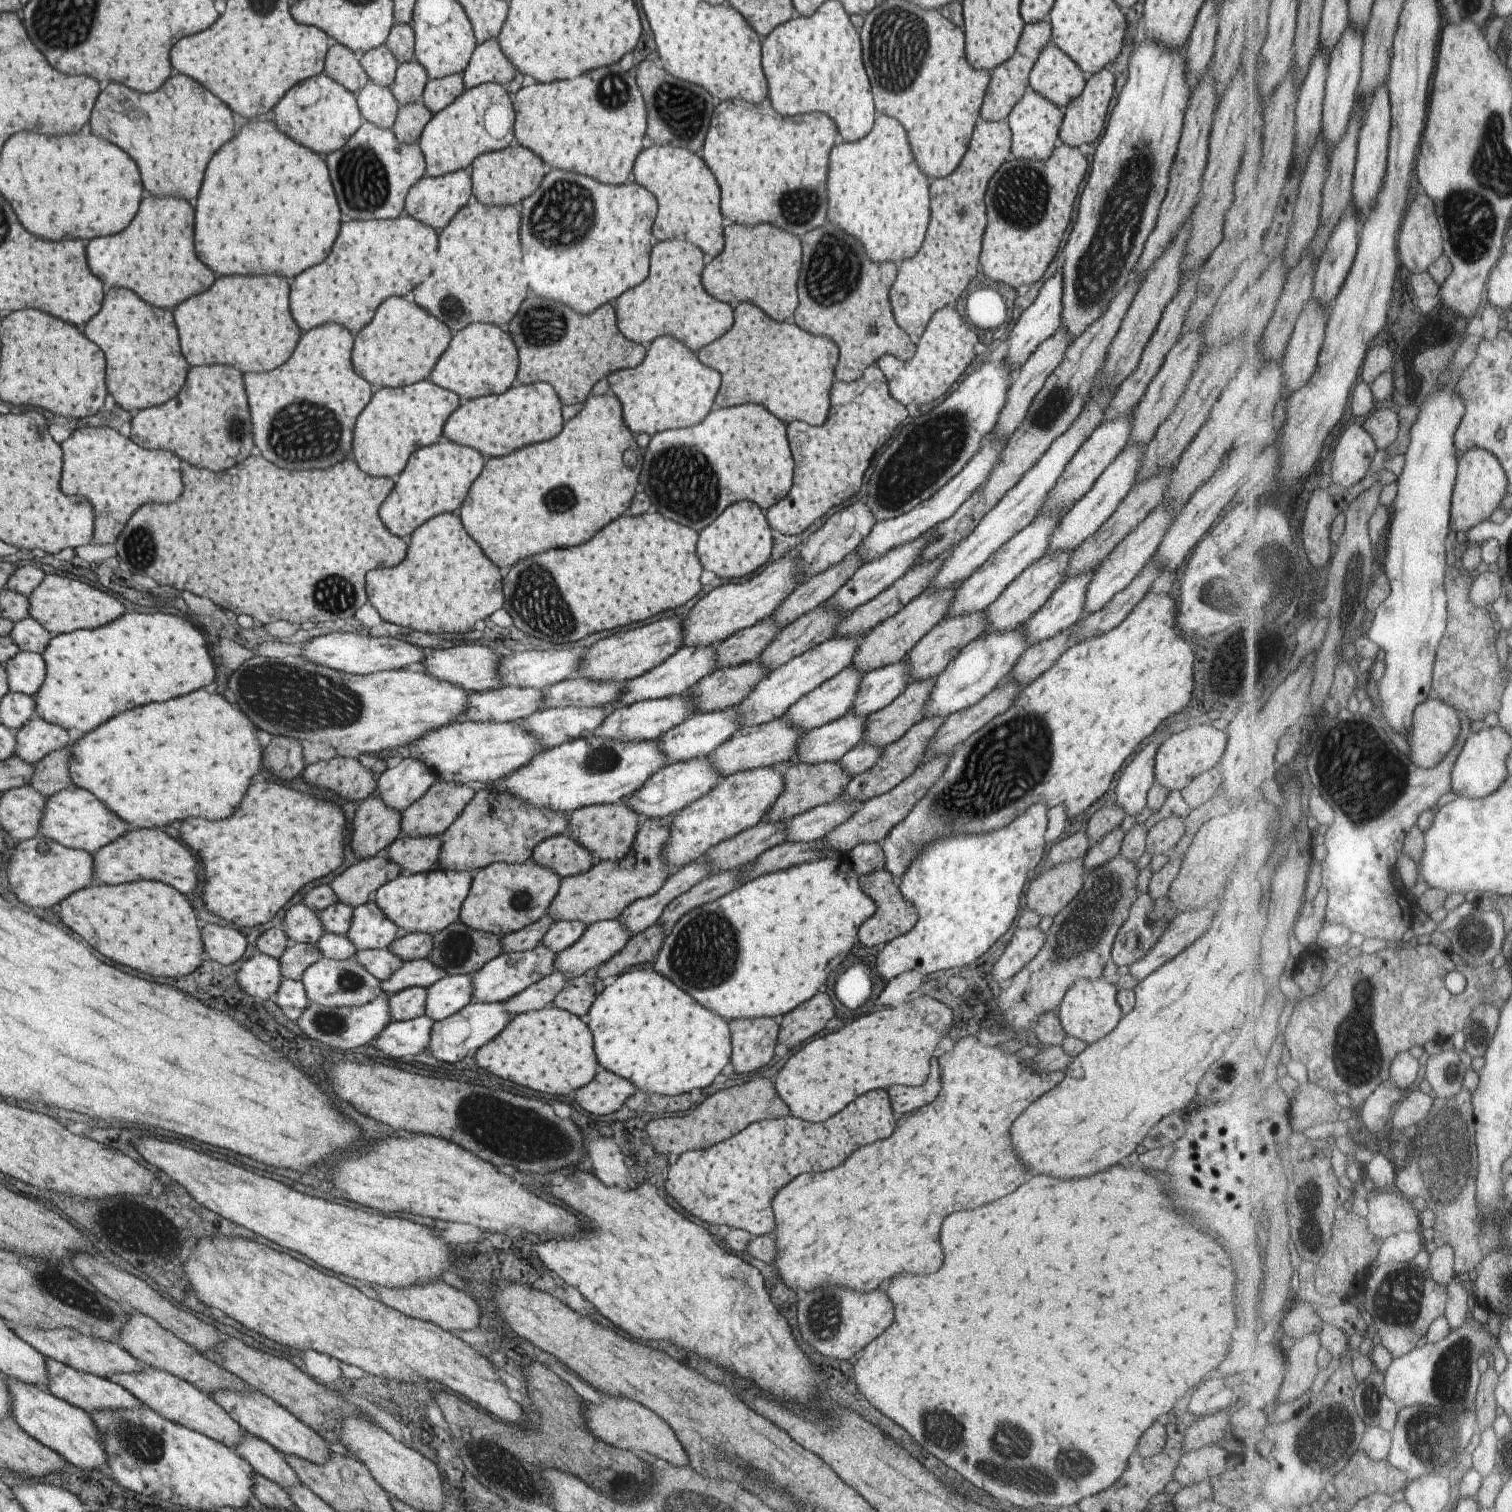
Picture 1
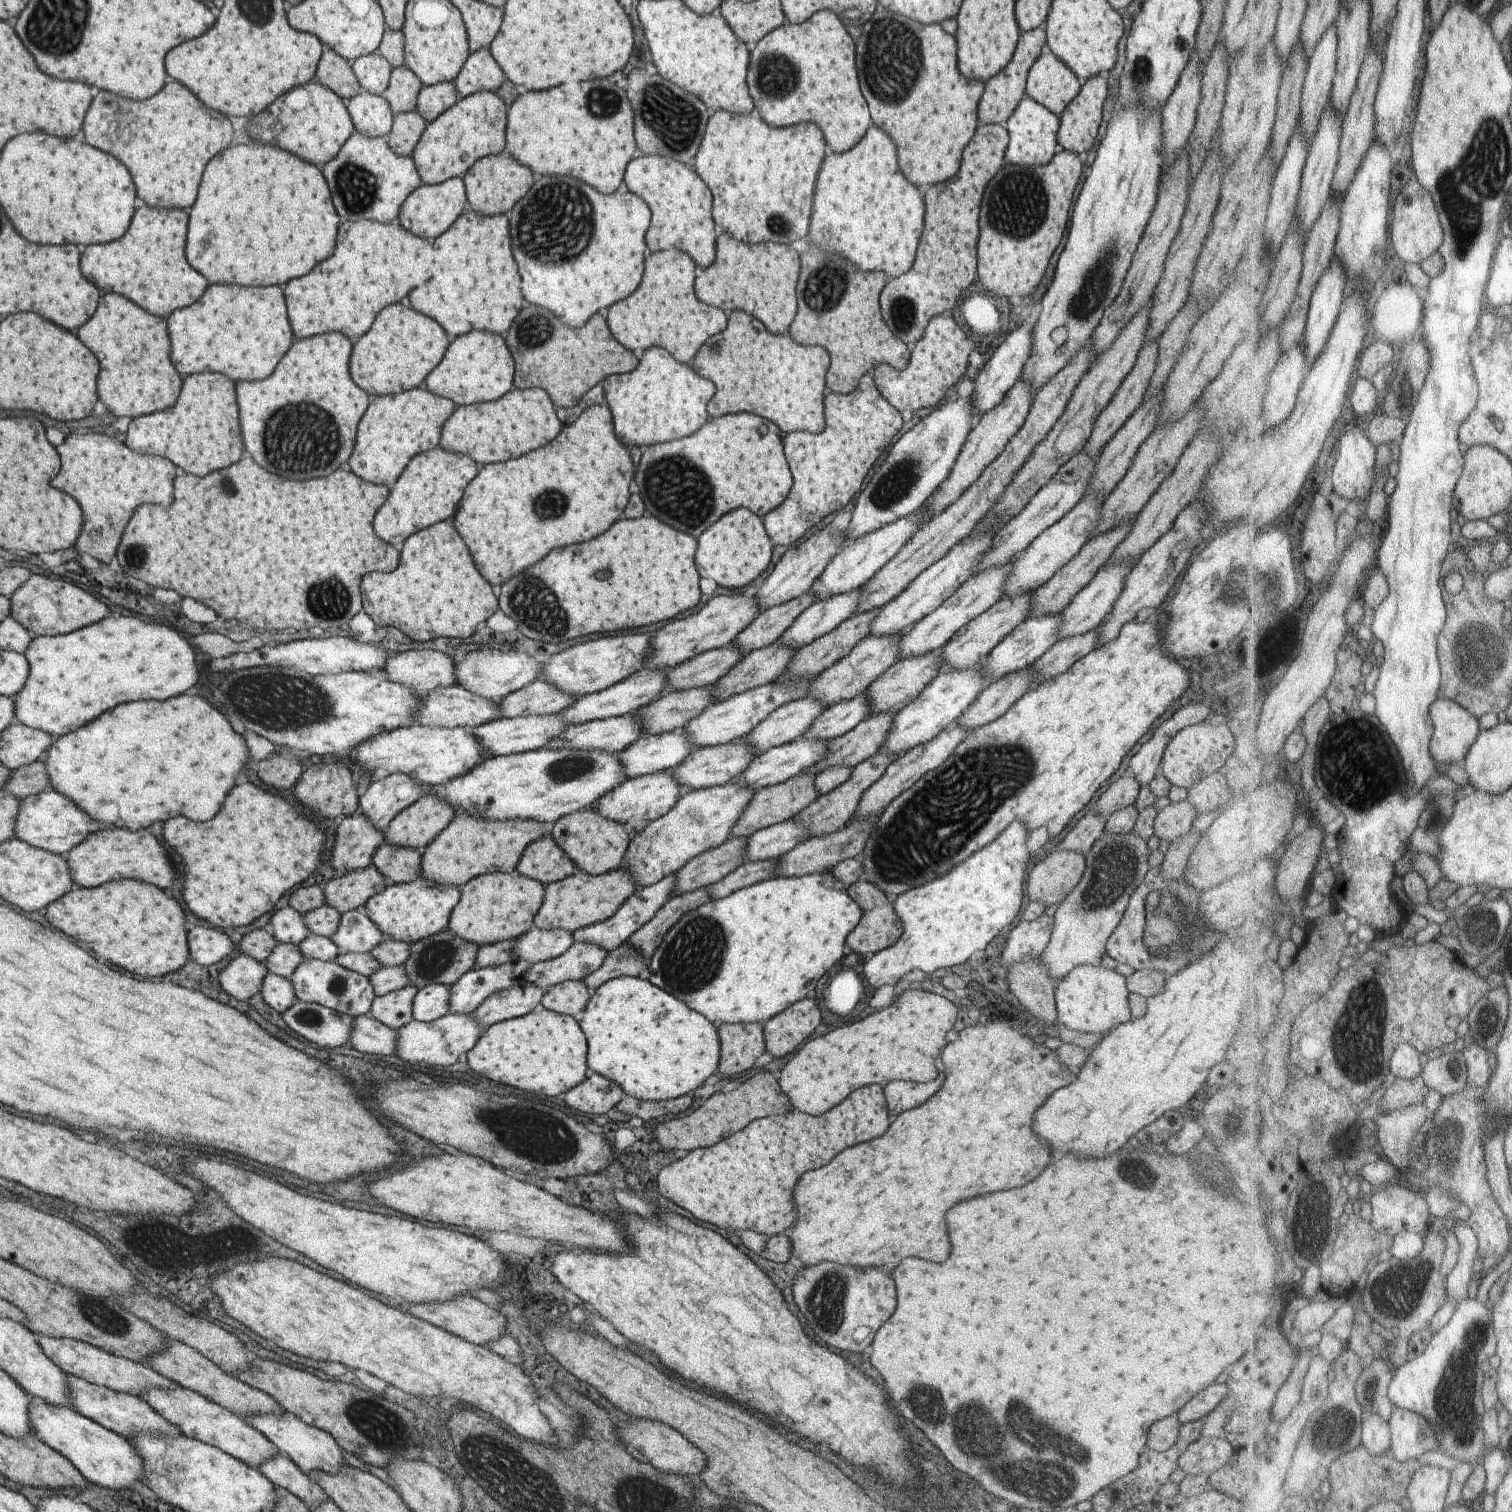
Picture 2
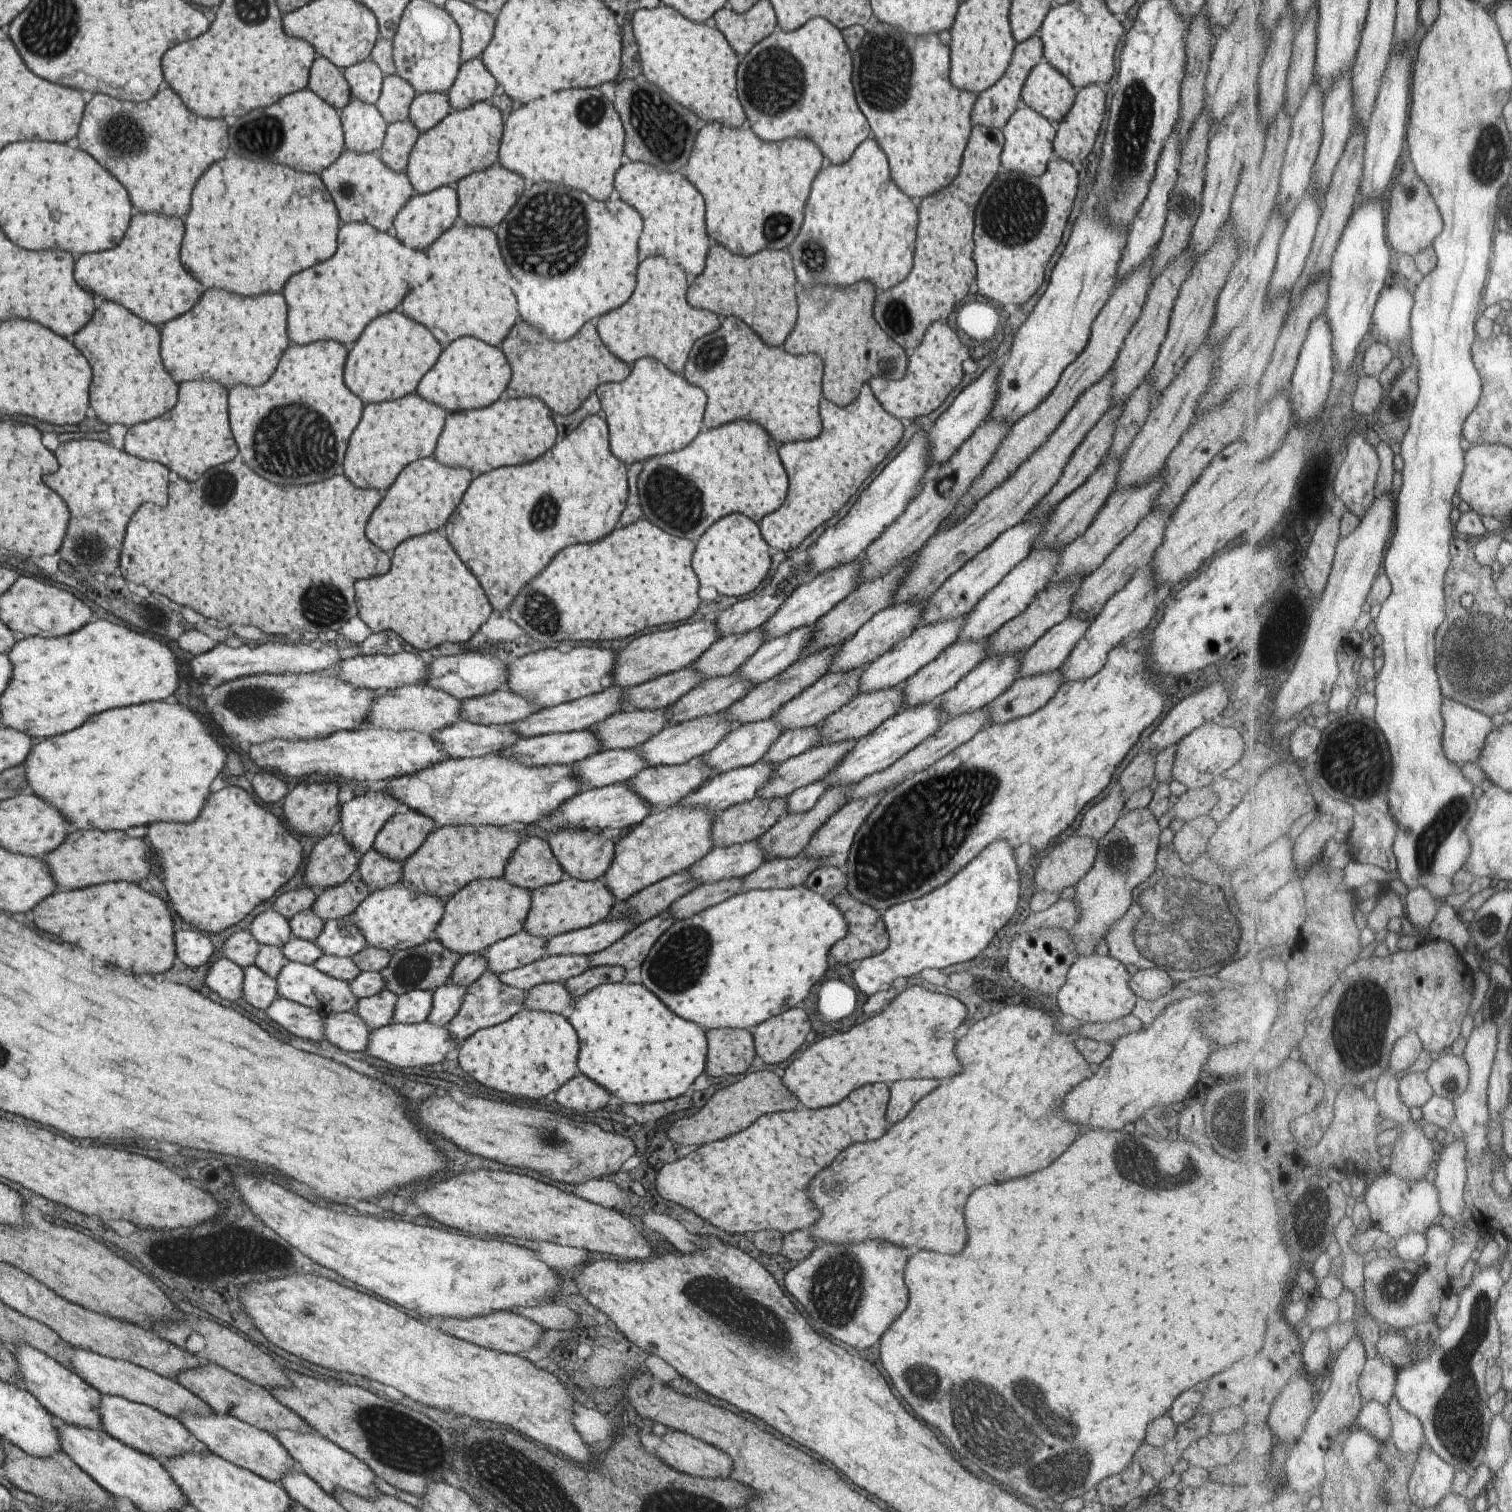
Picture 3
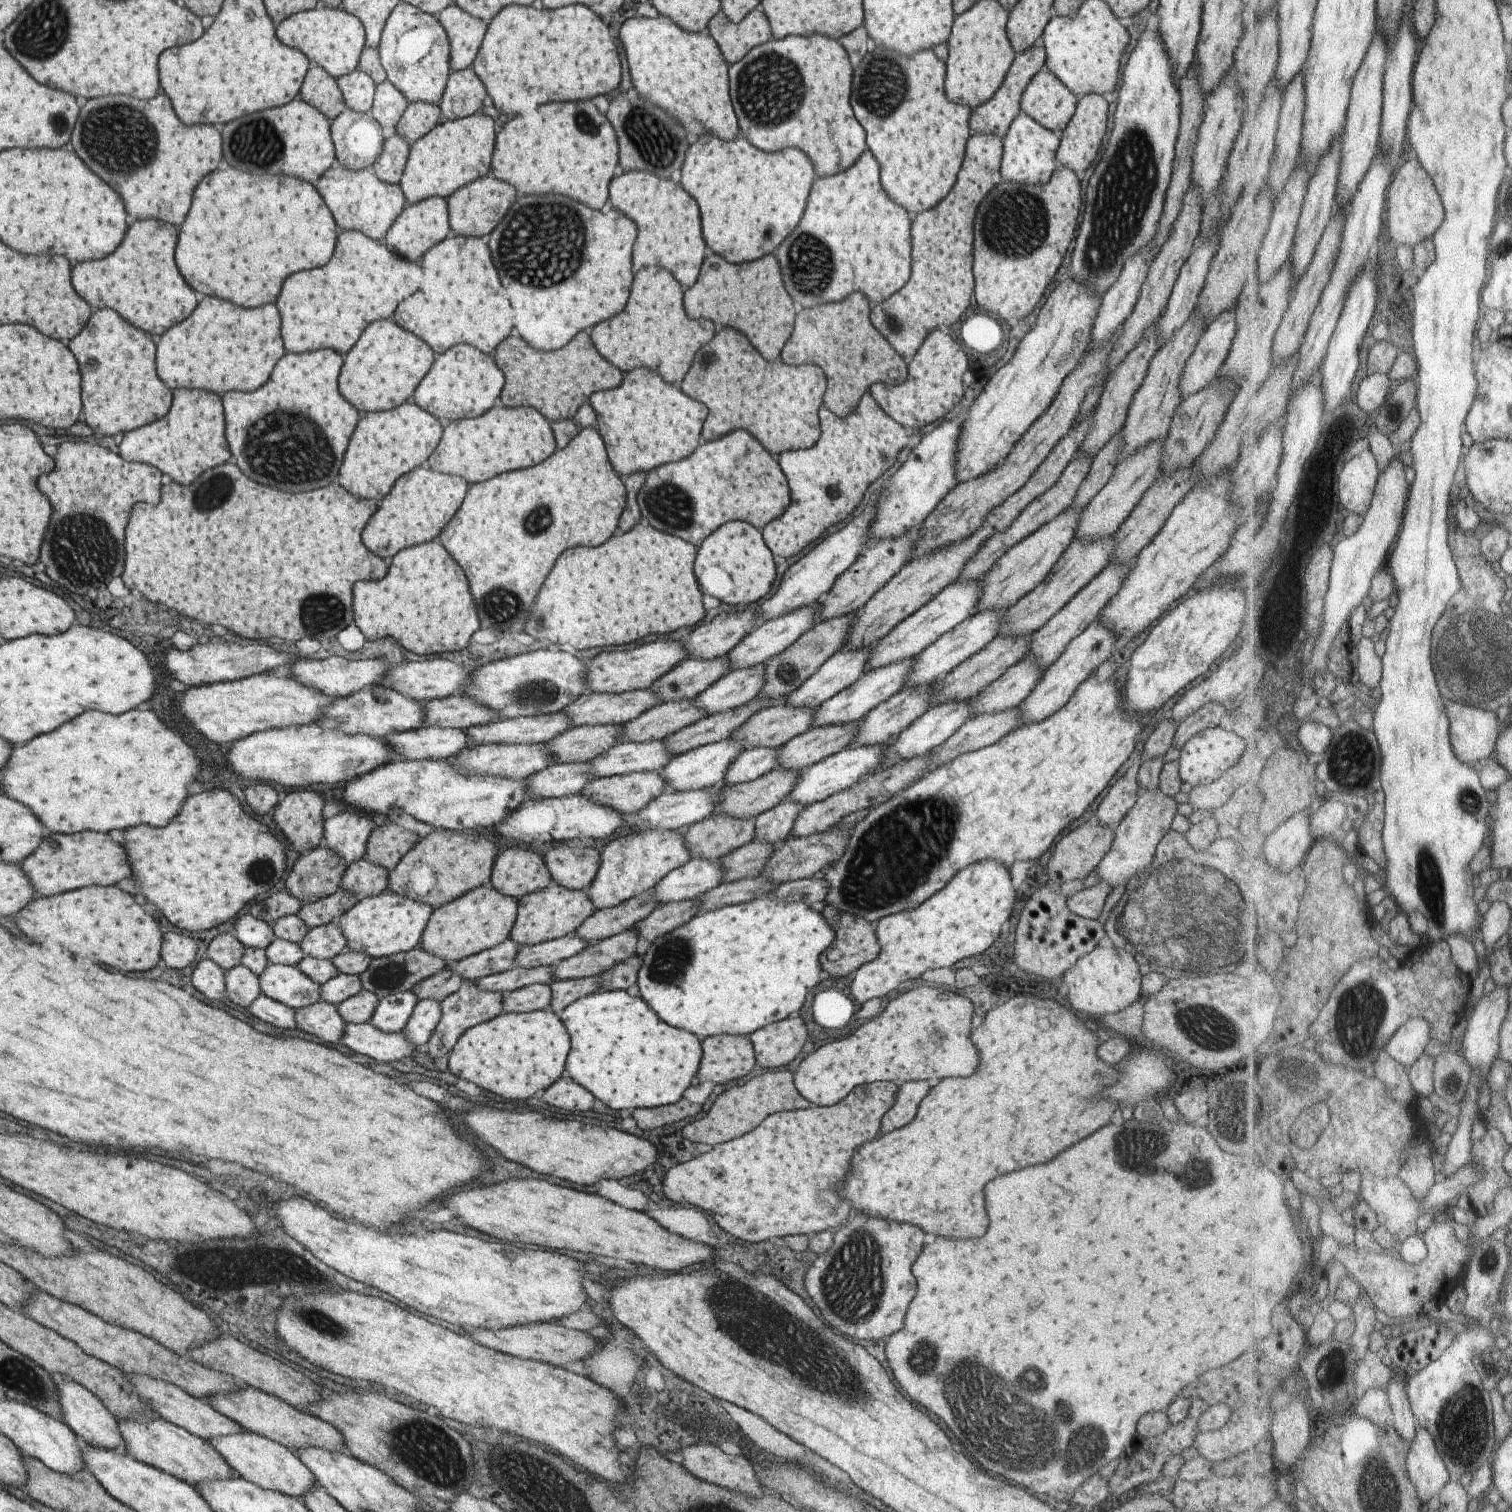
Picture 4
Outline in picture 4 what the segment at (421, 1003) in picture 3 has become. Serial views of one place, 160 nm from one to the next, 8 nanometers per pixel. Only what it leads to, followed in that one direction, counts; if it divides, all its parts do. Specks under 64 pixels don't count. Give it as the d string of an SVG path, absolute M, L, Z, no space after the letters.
M397 991L381 997L367 1023L384 1033L399 1033L417 1002L412 991Z

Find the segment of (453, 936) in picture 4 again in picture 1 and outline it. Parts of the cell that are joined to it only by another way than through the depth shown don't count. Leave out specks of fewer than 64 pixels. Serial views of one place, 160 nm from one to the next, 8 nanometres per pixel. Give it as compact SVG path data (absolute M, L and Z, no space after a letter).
M531 860L524 863L491 863L472 872L471 884L459 909L458 920L469 929L503 936L534 923L546 914L557 892L560 878Z

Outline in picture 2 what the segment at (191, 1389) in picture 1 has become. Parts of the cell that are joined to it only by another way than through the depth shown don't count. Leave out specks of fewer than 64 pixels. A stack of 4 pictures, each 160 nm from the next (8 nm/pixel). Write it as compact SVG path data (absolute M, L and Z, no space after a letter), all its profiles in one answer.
M176 1386L174 1389L145 1389L139 1394L155 1411L158 1411L167 1422L174 1424L181 1434L192 1439L197 1439L202 1443L218 1447L219 1450L231 1455L248 1467L258 1466L267 1459L278 1453L278 1448L261 1434L250 1423L247 1423L242 1416L227 1410L226 1407L219 1406L209 1399L203 1398L200 1394L189 1389Z

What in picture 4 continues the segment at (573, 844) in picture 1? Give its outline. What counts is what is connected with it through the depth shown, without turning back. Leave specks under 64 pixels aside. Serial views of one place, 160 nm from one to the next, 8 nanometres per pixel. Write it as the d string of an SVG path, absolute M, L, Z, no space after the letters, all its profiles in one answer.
M509 846L494 858L489 886L499 894L518 899L551 882L542 858L525 848Z

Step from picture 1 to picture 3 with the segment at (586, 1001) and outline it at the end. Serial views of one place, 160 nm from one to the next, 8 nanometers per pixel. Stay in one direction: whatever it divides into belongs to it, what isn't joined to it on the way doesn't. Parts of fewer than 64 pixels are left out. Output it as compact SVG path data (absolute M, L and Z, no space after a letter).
M541 983L524 991L522 1006L530 1011L549 1011L559 1013L573 1004L567 989L562 983Z

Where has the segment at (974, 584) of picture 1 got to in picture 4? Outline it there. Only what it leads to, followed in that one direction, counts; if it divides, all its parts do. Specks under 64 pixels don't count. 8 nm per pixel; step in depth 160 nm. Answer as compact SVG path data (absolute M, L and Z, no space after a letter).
M914 658L907 659L863 673L847 688L840 690L815 708L810 728L843 725L860 721L872 708L875 708L880 702L886 701L891 695L894 695L901 689L906 674L910 673L910 666L913 661Z

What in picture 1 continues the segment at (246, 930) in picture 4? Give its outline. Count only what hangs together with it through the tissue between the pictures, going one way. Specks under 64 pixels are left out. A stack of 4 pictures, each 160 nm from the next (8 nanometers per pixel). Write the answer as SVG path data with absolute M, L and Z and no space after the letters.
M303 903L287 908L283 914L281 930L290 943L309 943L310 945L314 945L325 933L316 913L309 910Z

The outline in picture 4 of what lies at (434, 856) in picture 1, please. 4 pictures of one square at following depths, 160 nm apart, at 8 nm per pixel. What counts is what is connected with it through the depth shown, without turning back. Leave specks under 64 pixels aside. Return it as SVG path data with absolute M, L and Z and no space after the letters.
M361 857L352 862L341 876L340 886L347 890L355 900L375 897L386 890L389 872L385 868Z

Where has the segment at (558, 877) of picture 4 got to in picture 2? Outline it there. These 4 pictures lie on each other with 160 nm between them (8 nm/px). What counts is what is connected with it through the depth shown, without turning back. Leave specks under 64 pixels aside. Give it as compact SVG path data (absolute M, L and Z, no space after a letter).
M589 807L558 818L553 824L551 836L576 870L588 875L600 875L621 868L625 849L631 839L623 831L621 823L604 819Z

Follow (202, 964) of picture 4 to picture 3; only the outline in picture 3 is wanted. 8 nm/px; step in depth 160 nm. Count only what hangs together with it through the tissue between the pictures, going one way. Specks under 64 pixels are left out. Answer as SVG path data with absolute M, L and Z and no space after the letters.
M218 955L205 973L204 984L219 998L234 1002L242 996L242 978L244 976L243 968L228 958Z

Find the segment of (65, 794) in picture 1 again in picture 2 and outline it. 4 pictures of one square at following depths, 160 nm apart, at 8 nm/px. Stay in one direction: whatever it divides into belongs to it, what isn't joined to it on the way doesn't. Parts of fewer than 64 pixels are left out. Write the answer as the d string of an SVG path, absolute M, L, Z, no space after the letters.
M47 788L45 791L29 797L23 797L19 802L21 804L17 820L14 822L13 838L32 847L63 855L81 841L85 841L96 830L94 820L89 818L85 811L52 788Z

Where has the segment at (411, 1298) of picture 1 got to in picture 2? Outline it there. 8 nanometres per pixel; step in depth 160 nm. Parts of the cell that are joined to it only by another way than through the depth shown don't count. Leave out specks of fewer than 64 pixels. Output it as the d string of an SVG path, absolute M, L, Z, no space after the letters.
M469 1295L442 1303L403 1304L401 1309L419 1320L435 1325L445 1332L476 1345L486 1345L496 1341L503 1334L508 1334L508 1330L505 1328L505 1317L497 1309L493 1309Z

